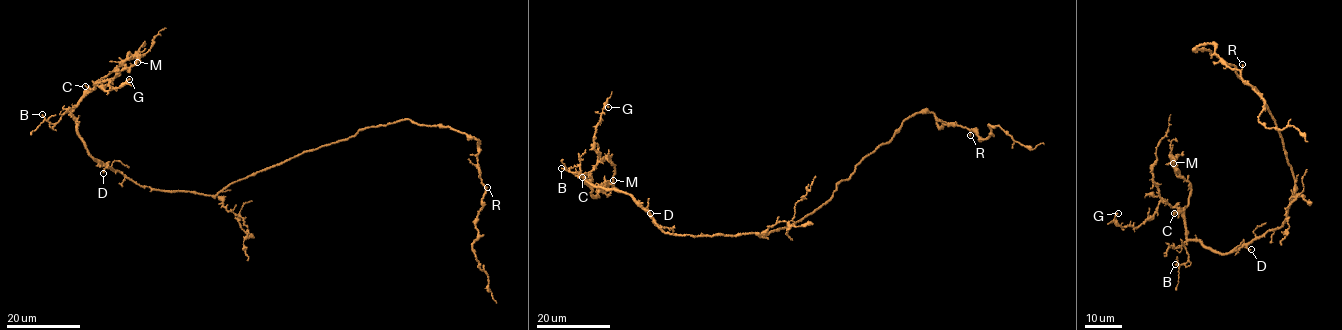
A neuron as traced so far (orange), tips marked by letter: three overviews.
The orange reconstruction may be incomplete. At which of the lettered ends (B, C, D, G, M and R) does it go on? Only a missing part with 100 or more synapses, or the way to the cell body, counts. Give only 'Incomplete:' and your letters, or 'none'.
Incomplete: B

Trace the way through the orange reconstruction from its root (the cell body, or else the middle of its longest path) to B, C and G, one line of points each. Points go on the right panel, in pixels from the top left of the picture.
B: (1280, 134), (1295, 182), (1282, 224), (1225, 254), (1197, 240), (1186, 241), (1187, 261), (1180, 266), (1175, 264)
C: (1280, 134), (1295, 190), (1287, 217), (1278, 229), (1269, 230), (1223, 254), (1188, 239), (1181, 212), (1174, 213)
G: (1280, 134), (1295, 190), (1282, 224), (1249, 244), (1223, 254), (1188, 239), (1164, 201), (1135, 227), (1118, 213)

